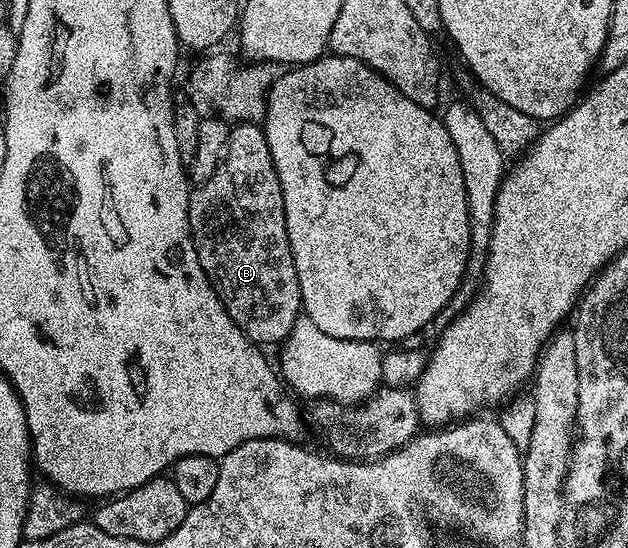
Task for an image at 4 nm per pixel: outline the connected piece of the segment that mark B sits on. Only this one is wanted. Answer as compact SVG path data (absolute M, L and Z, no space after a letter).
M253 123L230 126L224 159L207 182L192 188L189 197L189 233L197 250L199 265L203 265L203 273L209 278L209 284L215 289L231 321L235 321L235 325L239 325L242 333L253 343L284 343L295 321L303 314L299 273L295 273L295 261L287 241L279 177L271 161L271 149L267 149L267 137L258 124L257 127Z

